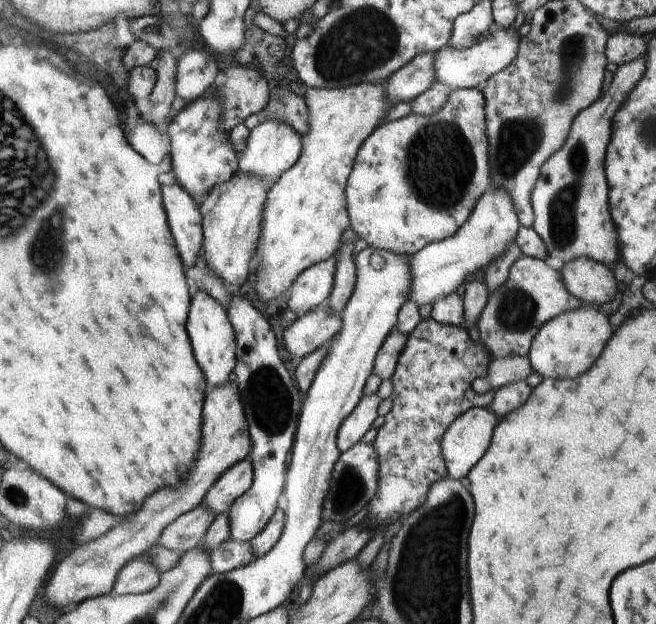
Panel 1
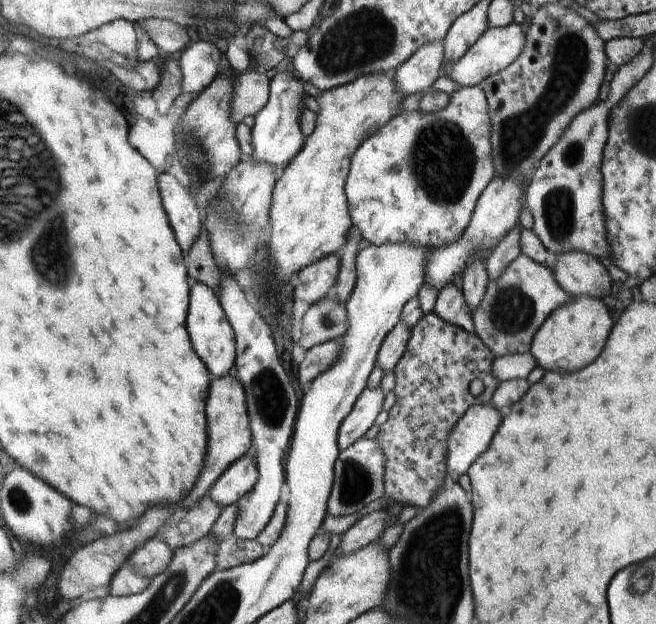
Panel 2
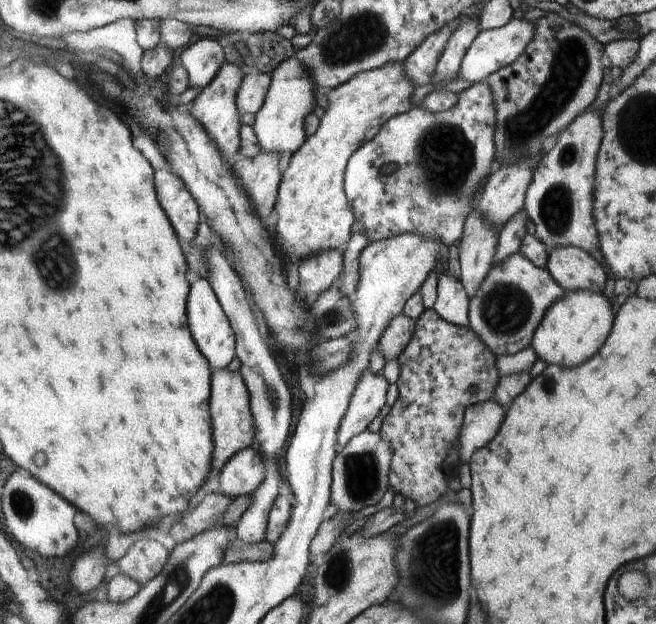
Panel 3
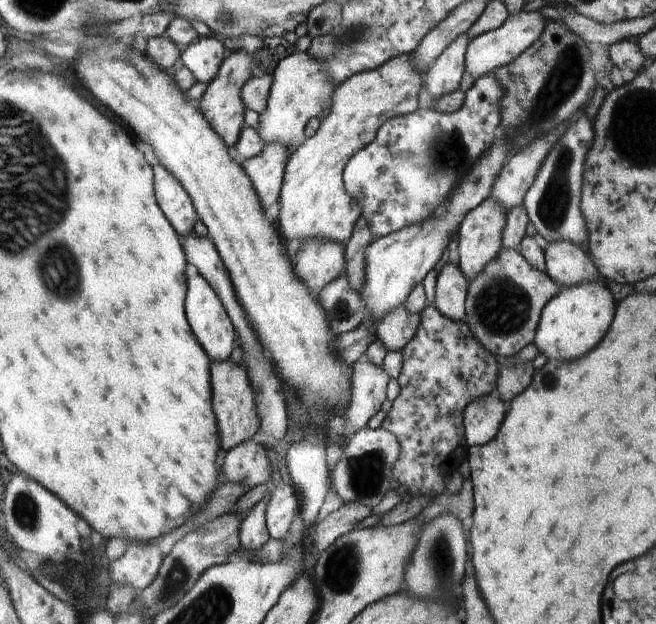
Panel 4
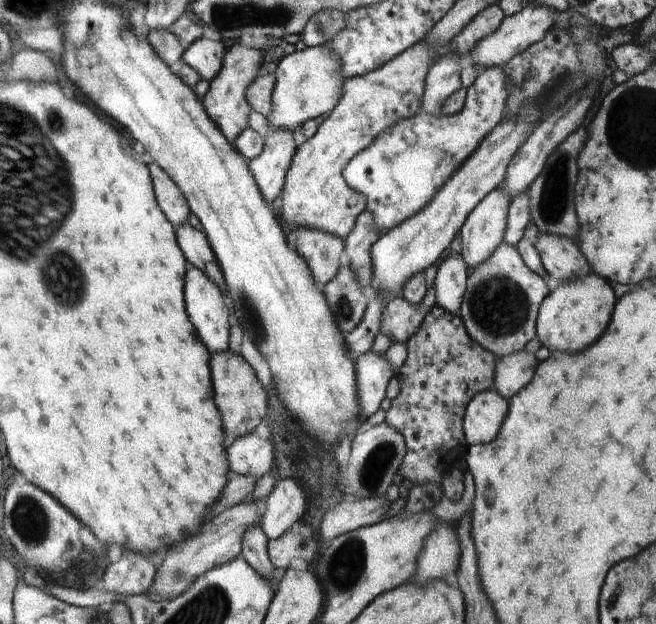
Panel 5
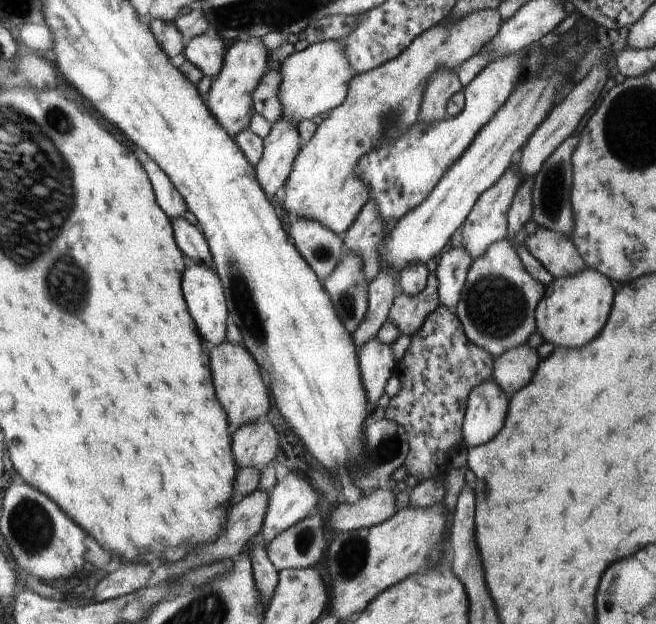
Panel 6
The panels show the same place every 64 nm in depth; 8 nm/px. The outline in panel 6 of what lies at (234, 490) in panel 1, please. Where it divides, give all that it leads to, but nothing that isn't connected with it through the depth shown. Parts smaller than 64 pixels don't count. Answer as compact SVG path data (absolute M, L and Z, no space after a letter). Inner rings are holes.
M266 418L245 424L231 437L231 449L238 469L260 469L276 458L276 430Z

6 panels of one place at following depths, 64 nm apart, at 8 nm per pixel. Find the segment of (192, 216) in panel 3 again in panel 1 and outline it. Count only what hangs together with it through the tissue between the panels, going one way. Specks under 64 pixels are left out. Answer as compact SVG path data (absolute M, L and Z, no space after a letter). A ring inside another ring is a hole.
M176 181L161 185L164 210L184 267L195 263L202 249L203 224L193 196Z

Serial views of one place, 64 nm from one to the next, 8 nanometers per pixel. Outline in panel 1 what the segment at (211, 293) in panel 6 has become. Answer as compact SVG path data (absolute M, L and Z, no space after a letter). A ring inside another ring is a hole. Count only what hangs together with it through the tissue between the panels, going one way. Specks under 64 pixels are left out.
M198 289L191 297L186 321L186 332L194 358L203 370L208 390L228 382L228 376L236 366L236 333L222 305L207 292Z

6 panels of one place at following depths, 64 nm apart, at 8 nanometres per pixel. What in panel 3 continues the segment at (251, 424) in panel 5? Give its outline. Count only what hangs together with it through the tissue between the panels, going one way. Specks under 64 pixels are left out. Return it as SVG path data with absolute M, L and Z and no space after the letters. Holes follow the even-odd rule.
M228 367L211 371L209 411L213 426L214 452L212 470L206 480L205 488L210 488L215 483L216 476L231 456L243 448L253 446L255 422L251 413L248 388L245 388L245 382L240 373L230 371Z

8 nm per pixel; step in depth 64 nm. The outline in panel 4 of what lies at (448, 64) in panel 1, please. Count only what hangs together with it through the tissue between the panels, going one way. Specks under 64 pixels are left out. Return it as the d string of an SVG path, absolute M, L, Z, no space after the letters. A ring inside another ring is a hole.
M521 11L518 14L509 15L500 28L486 31L471 40L465 52L465 70L470 72L476 80L479 76L493 73L497 68L511 63L540 38L546 20L548 19L539 11Z

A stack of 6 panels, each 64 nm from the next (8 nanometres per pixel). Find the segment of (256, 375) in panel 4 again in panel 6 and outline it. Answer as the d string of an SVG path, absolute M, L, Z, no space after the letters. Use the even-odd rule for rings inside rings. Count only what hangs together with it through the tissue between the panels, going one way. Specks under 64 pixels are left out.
M184 216L171 220L173 235L178 248L194 261L202 261L211 266L208 243L197 226L192 225Z

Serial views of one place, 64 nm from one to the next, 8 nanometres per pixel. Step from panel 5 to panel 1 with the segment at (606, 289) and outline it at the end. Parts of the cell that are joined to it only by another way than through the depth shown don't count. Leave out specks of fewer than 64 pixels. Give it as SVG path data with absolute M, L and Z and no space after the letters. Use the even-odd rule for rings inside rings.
M584 303L577 309L563 312L540 327L534 335L528 356L532 371L544 378L576 378L586 372L602 354L604 344L612 336L609 317L592 303Z

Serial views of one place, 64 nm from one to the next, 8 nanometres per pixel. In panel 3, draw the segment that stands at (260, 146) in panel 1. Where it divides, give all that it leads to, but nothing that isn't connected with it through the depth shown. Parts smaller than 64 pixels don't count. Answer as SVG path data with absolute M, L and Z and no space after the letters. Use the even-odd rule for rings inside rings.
M295 56L282 61L274 69L264 104L256 113L252 126L262 151L273 152L281 156L284 152L290 152L290 154L296 152L304 144L307 137L304 126L305 116L313 113L314 106L317 104L314 95L316 85L309 72L305 71Z

